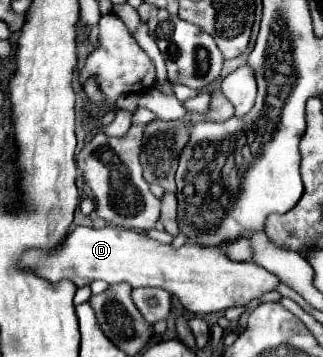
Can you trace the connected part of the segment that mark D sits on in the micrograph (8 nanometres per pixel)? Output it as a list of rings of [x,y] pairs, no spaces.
[[[77,226],[67,234],[63,246],[57,250],[27,250],[21,266],[35,270],[49,282],[69,278],[79,288],[89,286],[93,280],[105,280],[107,284],[127,282],[133,288],[157,286],[171,292],[185,310],[195,314],[245,306],[249,300],[275,290],[279,282],[275,274],[253,262],[229,260],[221,248],[183,244],[179,250],[175,250],[169,244],[159,244],[147,238],[143,232],[111,226],[99,230]]]

